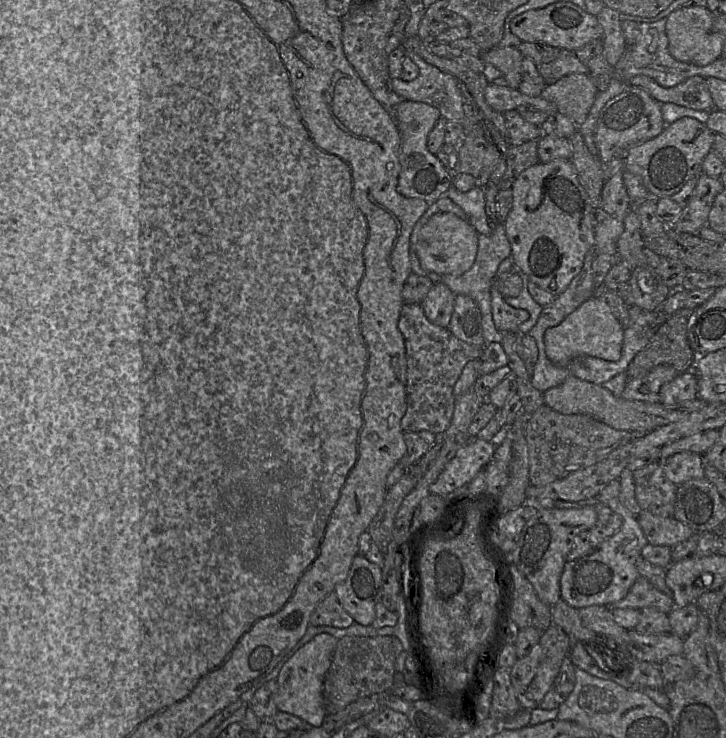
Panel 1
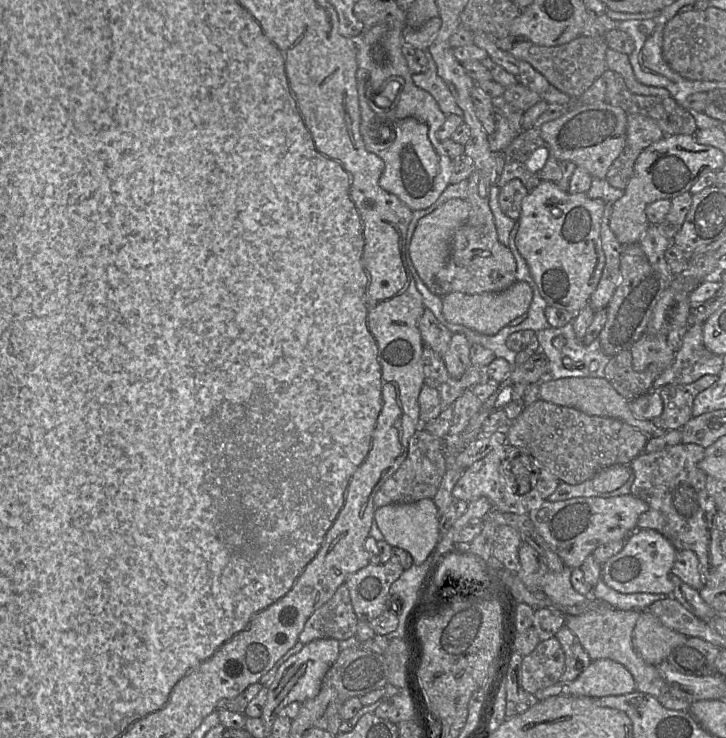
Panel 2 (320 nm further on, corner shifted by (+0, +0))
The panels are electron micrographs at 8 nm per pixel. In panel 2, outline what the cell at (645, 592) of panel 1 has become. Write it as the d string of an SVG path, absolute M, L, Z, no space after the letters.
M600 608L580 615L567 616L565 626L577 636L592 661L610 659L622 664L632 674L636 691L652 695L667 709L689 711L692 702L673 696L656 666L646 663L633 648L632 633L642 611Z

